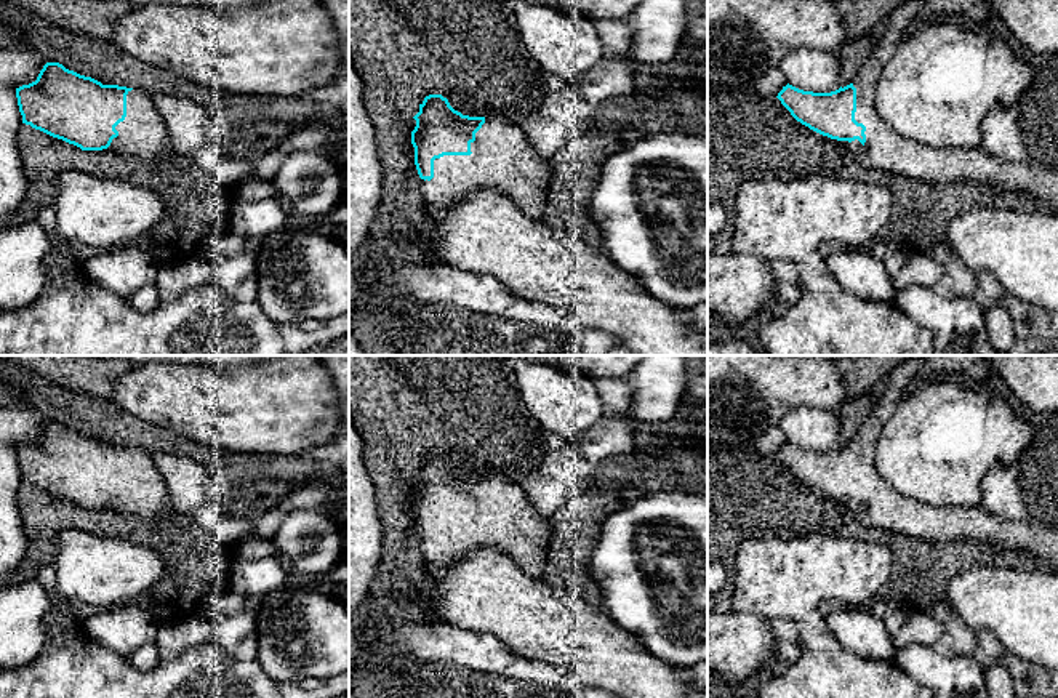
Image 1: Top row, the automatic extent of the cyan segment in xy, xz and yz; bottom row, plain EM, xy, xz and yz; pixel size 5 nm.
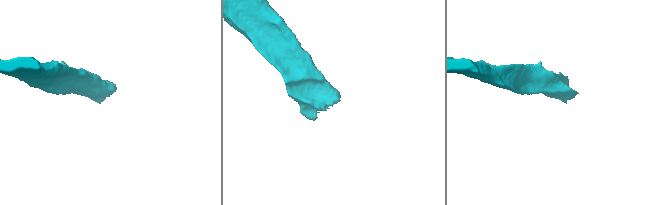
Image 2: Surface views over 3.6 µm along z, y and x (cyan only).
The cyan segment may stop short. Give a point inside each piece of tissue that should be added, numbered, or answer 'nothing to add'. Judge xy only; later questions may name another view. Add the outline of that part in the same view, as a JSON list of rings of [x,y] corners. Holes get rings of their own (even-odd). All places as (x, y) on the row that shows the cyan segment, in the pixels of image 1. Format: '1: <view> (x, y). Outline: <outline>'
1: xy (143, 133). Outline: [[[131,90],[126,94],[126,117],[120,122],[115,130],[118,136],[112,139],[110,146],[106,150],[122,154],[126,157],[138,157],[142,160],[157,160],[168,150],[171,150],[168,130],[165,120],[158,114],[154,96],[146,91]]]

